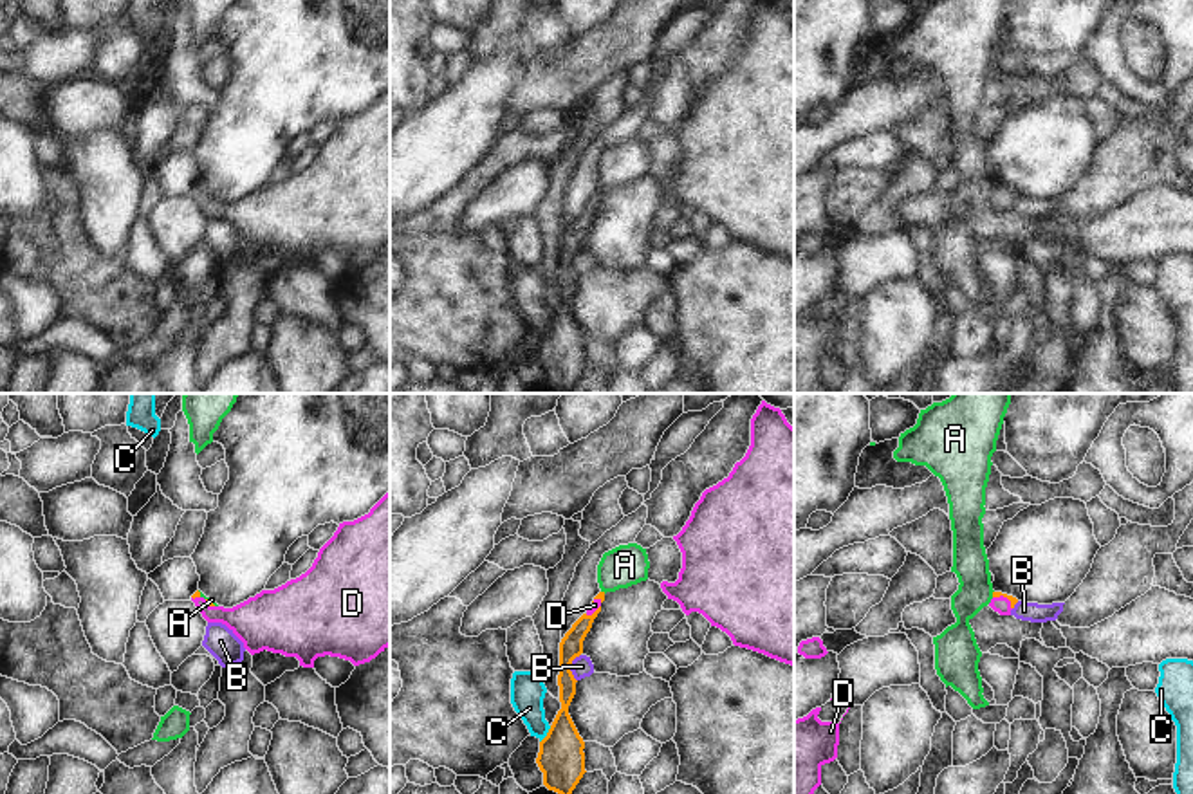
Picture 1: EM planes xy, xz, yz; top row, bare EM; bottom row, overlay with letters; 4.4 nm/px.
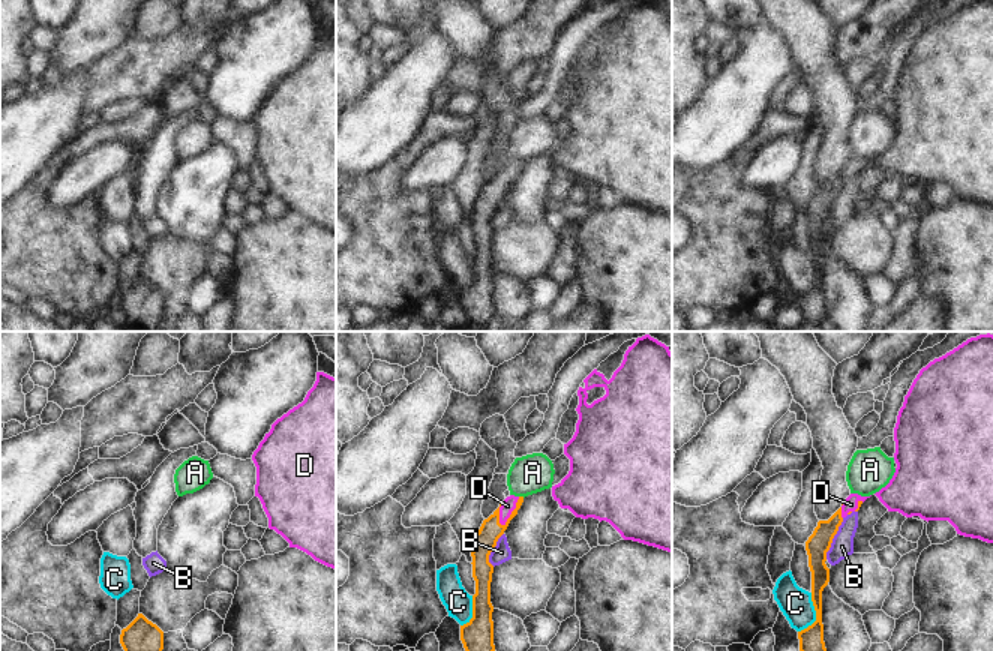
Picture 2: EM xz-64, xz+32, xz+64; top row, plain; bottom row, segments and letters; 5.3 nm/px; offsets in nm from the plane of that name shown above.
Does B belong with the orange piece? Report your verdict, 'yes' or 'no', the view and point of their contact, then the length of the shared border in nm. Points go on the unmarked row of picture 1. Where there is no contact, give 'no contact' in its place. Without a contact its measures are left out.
no; meets orange in xz at (569, 264); contact 130 nm long

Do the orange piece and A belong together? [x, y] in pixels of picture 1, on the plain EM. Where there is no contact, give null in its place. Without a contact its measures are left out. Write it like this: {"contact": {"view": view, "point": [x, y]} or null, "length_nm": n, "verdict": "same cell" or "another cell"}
{"contact": {"view": "xy", "point": [212, 197]}, "length_nm": 60, "verdict": "another cell"}

